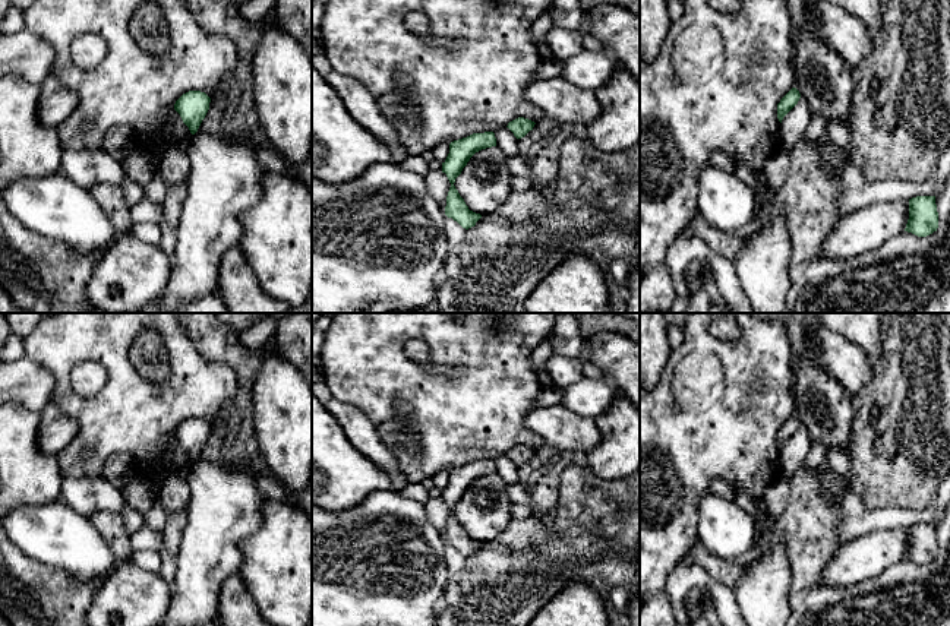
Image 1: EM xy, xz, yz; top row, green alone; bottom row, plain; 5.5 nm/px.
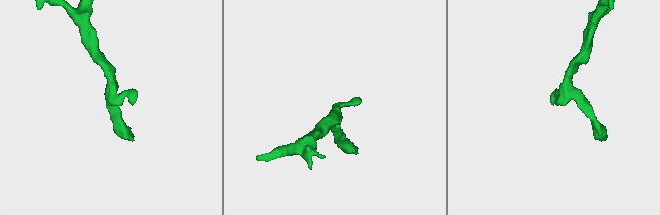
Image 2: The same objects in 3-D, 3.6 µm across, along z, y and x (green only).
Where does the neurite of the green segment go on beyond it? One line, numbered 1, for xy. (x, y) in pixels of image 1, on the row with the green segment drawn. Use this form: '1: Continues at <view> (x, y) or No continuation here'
1: No continuation here

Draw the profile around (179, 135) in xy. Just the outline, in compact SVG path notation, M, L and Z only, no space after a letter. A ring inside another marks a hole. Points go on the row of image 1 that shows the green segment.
M174 111L168 126L167 145L186 151L190 137L192 137L192 133L189 127L183 123L180 114Z

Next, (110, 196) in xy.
M97 183L89 187L89 193L111 219L119 235L130 233L135 224L130 218L130 206L124 200L123 186Z

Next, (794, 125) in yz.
M805 97L783 117L780 123L780 148L790 151L811 123L811 111Z

